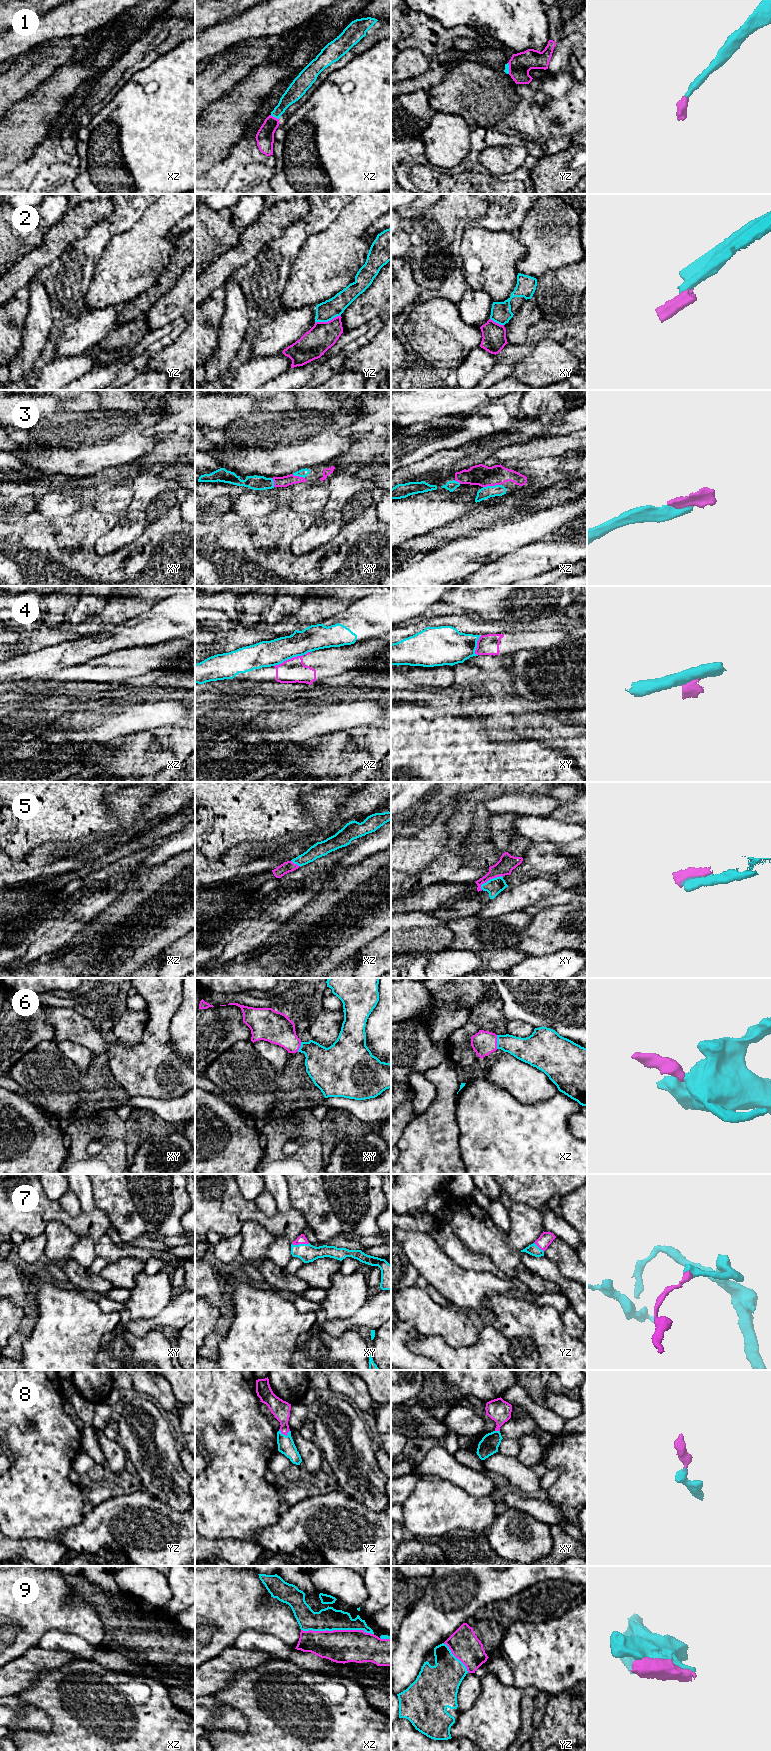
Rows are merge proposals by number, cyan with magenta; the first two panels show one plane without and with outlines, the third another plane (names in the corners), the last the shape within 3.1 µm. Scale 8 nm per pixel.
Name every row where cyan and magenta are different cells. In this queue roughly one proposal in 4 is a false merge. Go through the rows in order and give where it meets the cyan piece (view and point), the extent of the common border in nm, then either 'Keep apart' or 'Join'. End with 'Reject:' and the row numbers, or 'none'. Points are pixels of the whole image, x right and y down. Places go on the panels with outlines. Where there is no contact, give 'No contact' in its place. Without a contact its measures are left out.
1: Touches cyan at xz (274, 116). Shared border 80 nm. Join
2: Touches cyan at yz (327, 321). Shared border 220 nm. Keep apart
3: Touches cyan at xz (491, 486). Shared border 150 nm. Join
4: Touches cyan at xz (292, 657). Shared border 320 nm. Keep apart
5: Touches cyan at xy (490, 879). Shared border 200 nm. Join
6: Touches cyan at xz (497, 1042). Shared border 110 nm. Join
7: Touches cyan at xy (300, 1244). Shared border 140 nm. Join
8: Touches cyan at yz (283, 1434). Shared border 90 nm. Join
9: Touches cyan at xz (337, 1629). Shared border 600 nm. Join
Reject: 2, 4

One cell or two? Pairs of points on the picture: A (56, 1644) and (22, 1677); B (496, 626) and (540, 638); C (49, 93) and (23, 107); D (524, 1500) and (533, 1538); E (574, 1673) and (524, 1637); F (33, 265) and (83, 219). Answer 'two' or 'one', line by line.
A: two
B: one
C: one
D: two
E: one
F: one

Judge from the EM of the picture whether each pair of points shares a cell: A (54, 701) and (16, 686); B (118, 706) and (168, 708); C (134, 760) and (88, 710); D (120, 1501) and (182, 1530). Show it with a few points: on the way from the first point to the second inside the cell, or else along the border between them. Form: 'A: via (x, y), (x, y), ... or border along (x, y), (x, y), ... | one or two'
A: border along (56, 692), (29, 696) | two
B: via (130, 711), (156, 711) | one
C: border along (128, 734), (117, 737), (108, 743) | two
D: via (135, 1516), (149, 1530), (167, 1530) | one

